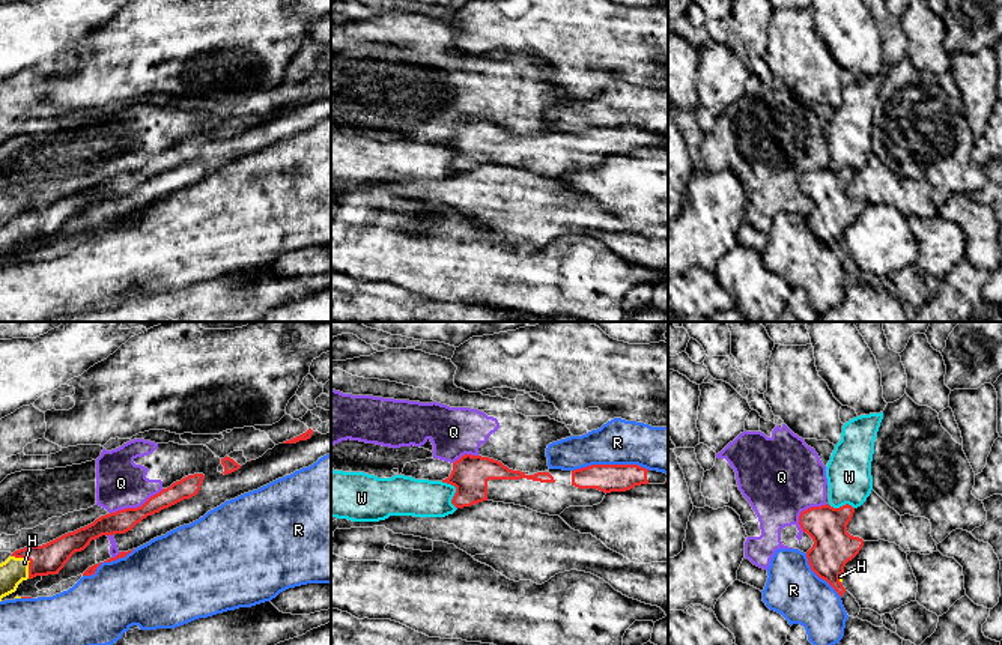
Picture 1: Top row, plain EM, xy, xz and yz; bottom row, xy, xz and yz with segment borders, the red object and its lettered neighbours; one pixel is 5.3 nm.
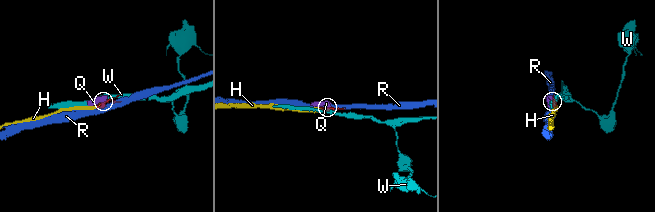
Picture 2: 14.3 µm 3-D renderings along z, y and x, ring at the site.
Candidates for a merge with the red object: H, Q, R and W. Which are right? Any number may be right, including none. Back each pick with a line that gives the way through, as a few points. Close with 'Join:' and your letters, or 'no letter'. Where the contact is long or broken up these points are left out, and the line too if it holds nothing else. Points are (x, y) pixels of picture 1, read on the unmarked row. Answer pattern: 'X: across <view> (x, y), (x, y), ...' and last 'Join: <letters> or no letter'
Join: H

